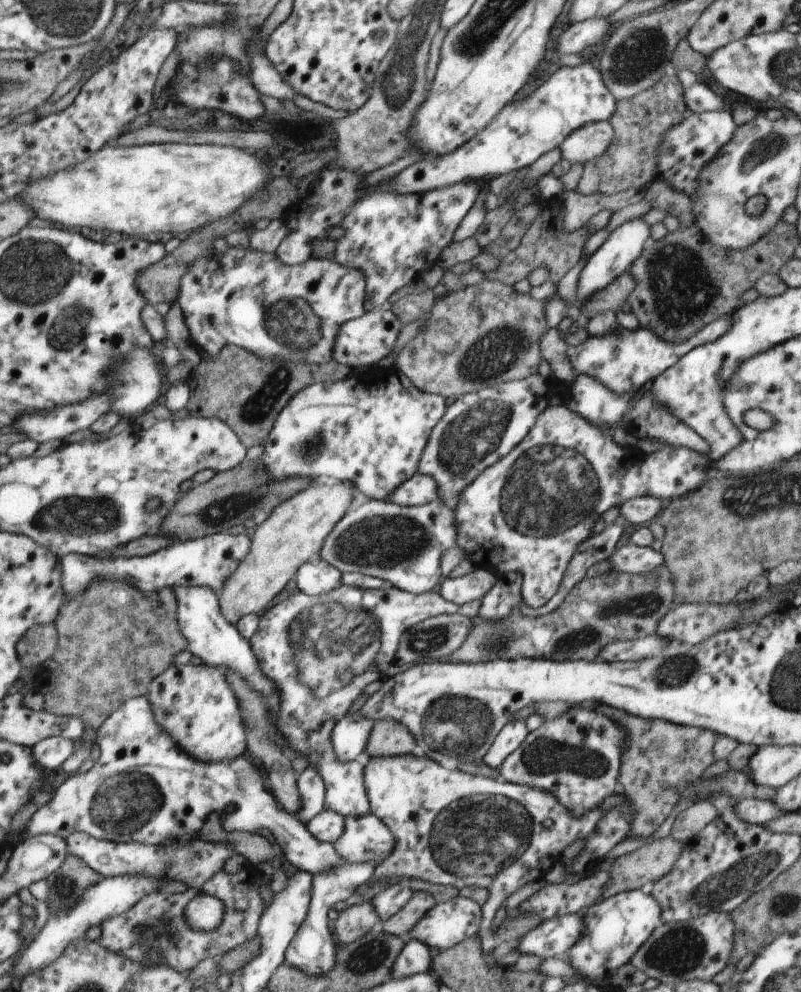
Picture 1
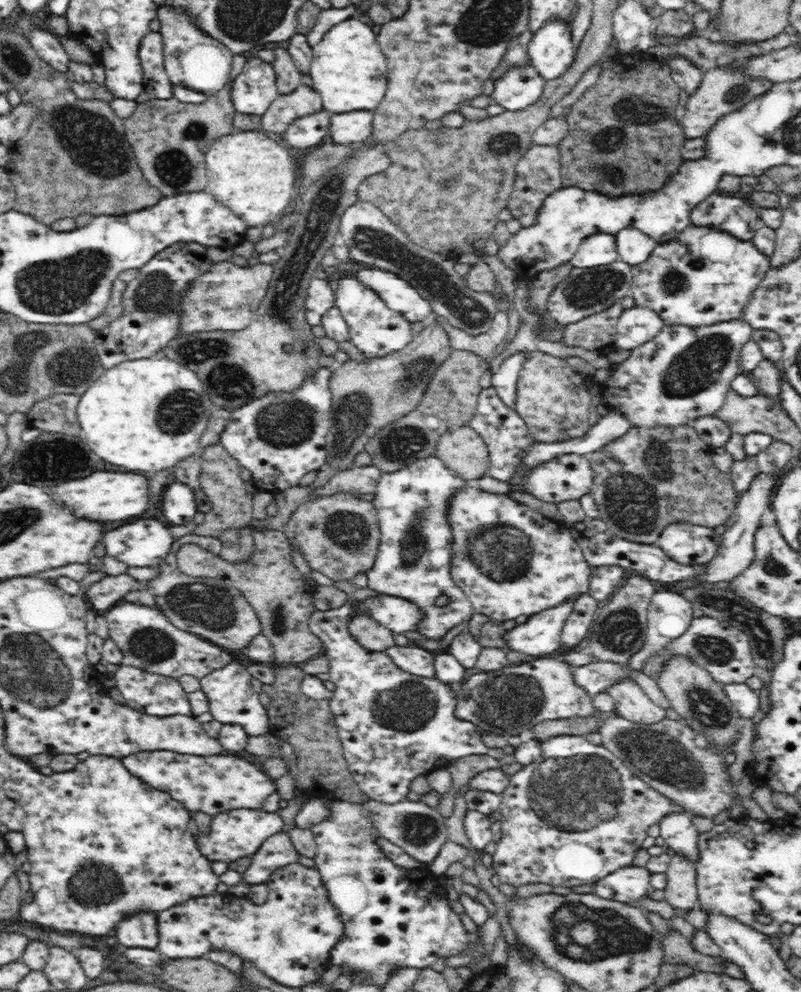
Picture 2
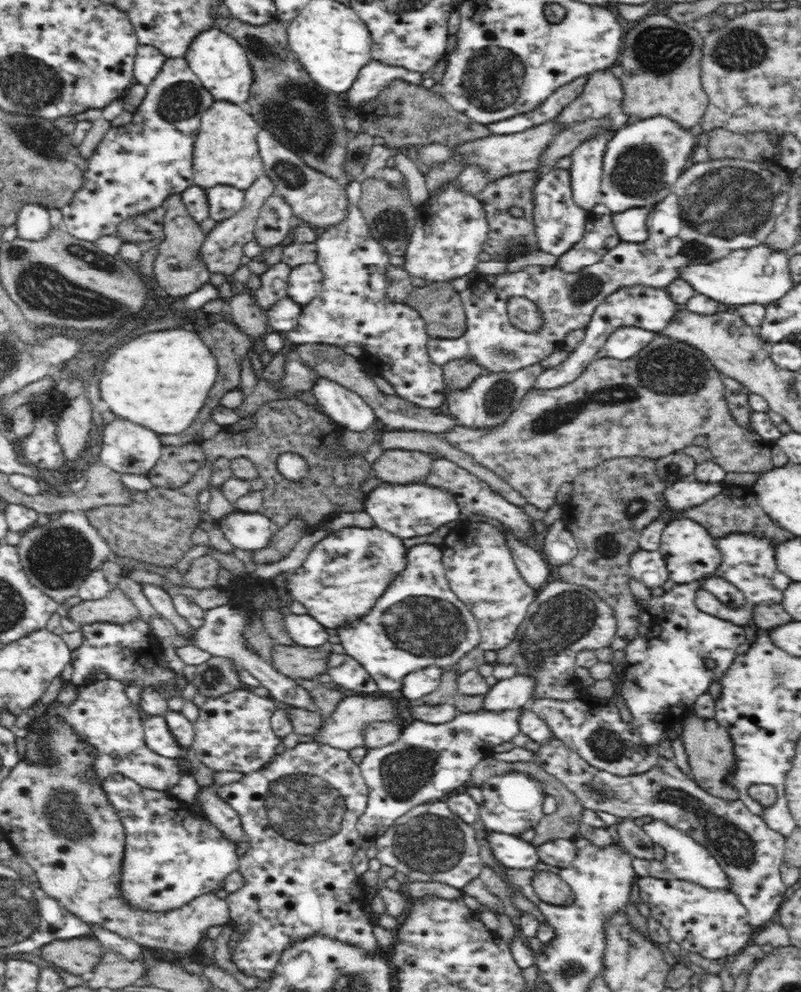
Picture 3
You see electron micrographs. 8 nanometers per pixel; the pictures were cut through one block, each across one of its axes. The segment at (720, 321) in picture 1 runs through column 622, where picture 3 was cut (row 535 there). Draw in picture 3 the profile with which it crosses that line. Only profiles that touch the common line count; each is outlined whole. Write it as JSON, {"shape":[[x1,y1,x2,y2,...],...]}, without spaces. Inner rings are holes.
{"shape":[[349,527,331,532,312,548,300,571,288,579,292,599,302,603,323,627,337,628,356,623,372,610,394,576,401,575,407,564,407,552,400,538,373,528]]}

